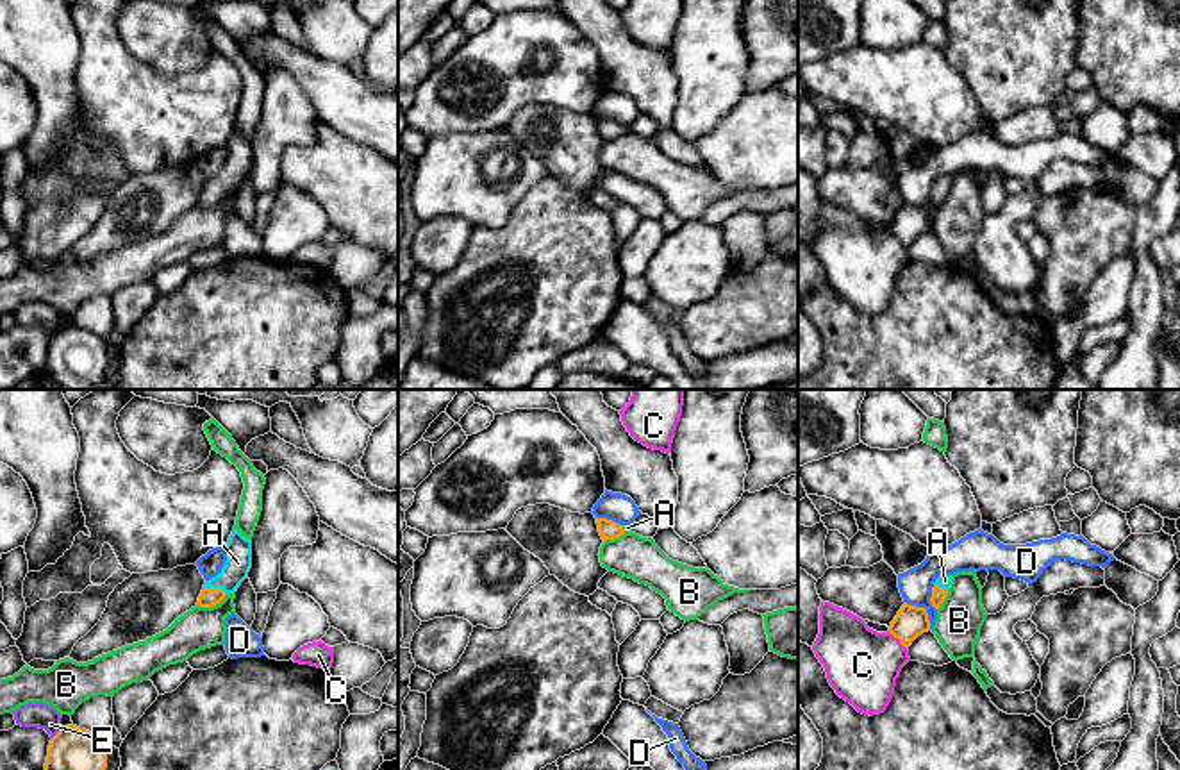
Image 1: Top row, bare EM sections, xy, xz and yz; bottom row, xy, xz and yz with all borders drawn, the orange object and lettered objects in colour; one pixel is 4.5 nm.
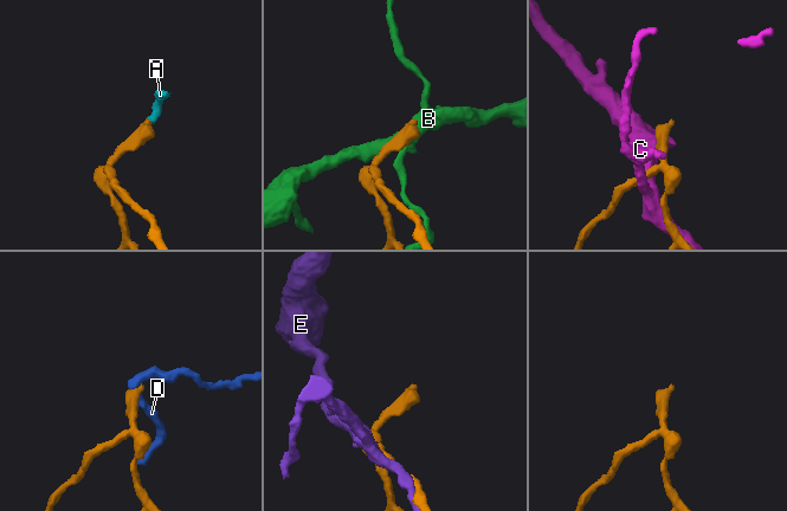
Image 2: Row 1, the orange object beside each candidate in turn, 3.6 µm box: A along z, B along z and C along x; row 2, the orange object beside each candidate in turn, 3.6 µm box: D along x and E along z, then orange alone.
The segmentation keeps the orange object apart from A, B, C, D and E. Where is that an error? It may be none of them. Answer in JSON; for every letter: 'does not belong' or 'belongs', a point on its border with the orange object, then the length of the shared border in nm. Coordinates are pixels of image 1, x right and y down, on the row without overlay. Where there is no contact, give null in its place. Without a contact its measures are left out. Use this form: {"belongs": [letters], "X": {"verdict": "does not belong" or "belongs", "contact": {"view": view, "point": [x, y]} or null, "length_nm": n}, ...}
{"belongs": ["A"], "A": {"verdict": "belongs", "contact": {"view": "xy", "point": [215, 188]}, "length_nm": 110}, "B": {"verdict": "does not belong", "contact": {"view": "xy", "point": [211, 206]}, "length_nm": 140}, "C": {"verdict": "does not belong", "contact": {"view": "yz", "point": [898, 238]}, "length_nm": 120}, "D": {"verdict": "does not belong", "contact": {"view": "yz", "point": [925, 209]}, "length_nm": 180}, "E": {"verdict": "does not belong", "contact": {"view": "xy", "point": [58, 333]}, "length_nm": 80}}

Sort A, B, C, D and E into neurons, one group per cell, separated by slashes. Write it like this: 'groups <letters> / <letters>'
groups A / B / C / D / E

